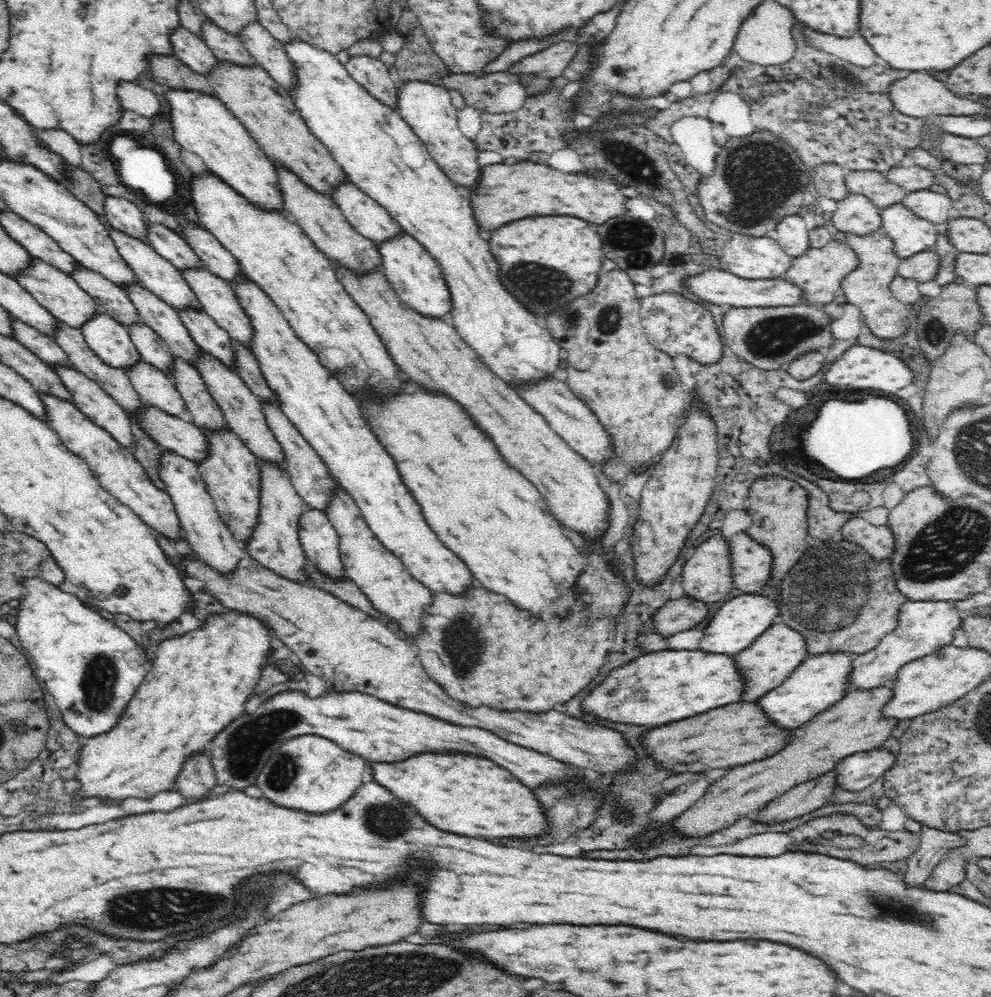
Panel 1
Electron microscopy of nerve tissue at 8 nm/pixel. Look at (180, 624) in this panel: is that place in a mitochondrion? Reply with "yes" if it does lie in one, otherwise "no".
no

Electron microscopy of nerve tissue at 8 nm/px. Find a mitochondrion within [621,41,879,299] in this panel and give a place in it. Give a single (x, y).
(762, 176)

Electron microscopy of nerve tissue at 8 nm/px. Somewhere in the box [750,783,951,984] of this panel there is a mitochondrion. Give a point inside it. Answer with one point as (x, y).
(893, 909)

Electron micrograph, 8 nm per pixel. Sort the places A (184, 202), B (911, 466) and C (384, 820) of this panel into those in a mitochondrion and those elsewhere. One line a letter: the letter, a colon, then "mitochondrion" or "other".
A: other
B: other
C: mitochondrion

